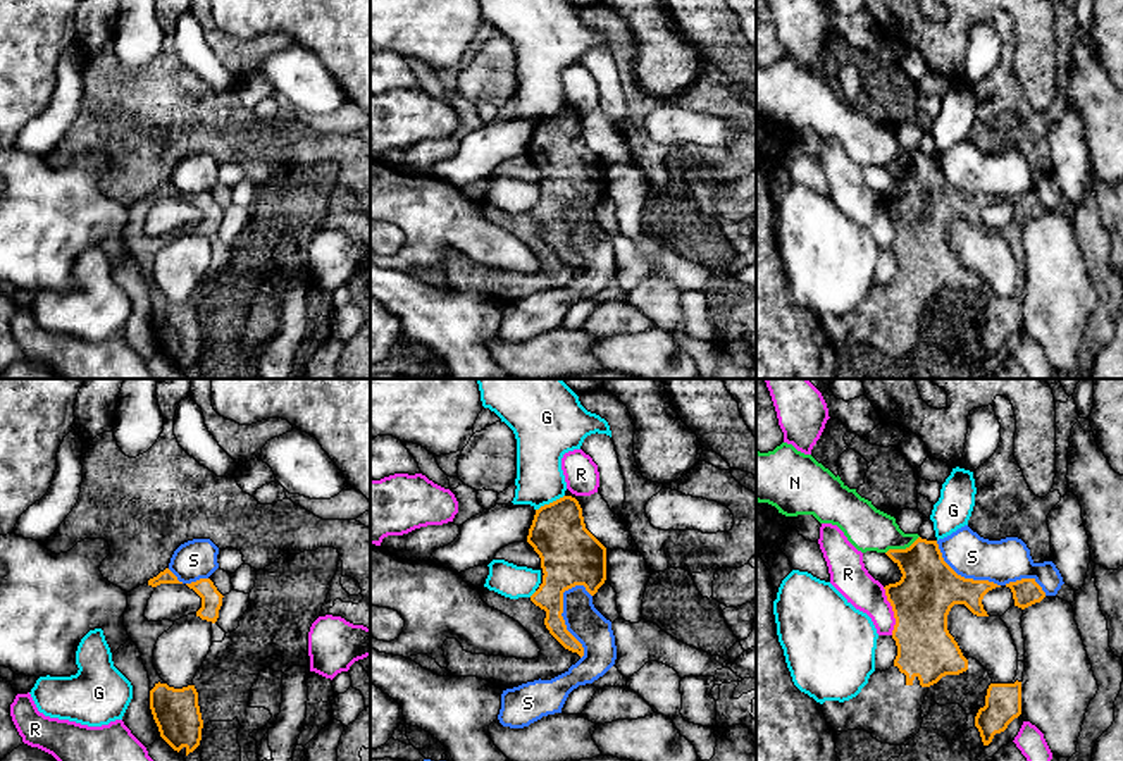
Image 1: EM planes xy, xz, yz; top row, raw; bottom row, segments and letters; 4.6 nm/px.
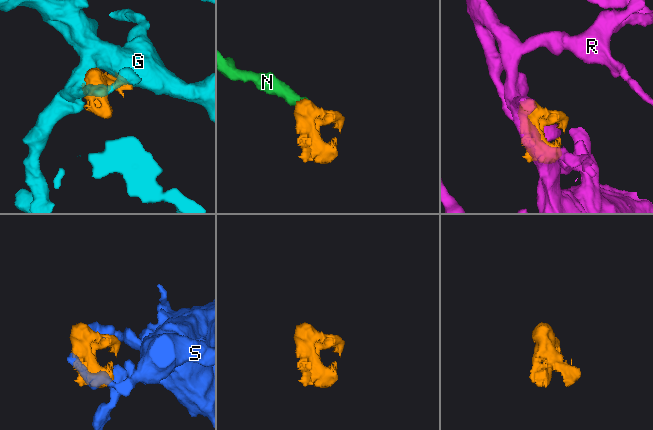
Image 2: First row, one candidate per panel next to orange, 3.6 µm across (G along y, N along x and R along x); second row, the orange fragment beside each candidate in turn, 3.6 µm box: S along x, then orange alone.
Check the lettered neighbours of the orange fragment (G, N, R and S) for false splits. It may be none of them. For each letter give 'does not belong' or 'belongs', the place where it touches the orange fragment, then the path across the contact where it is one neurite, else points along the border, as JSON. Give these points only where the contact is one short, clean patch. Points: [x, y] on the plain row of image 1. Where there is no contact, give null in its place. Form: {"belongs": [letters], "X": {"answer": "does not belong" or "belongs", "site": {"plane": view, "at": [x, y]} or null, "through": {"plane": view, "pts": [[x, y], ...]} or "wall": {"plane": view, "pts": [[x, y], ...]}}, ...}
{"belongs": [], "G": {"answer": "does not belong", "site": {"plane": "xz", "at": [550, 117]}}, "N": {"answer": "does not belong", "site": {"plane": "yz", "at": [901, 164]}, "wall": {"plane": "yz", "pts": [[918, 150], [908, 160], [891, 162], [886, 167]]}}, "R": {"answer": "does not belong", "site": {"plane": "yz", "at": [893, 224]}}, "S": {"answer": "does not belong", "site": {"plane": "xz", "at": [564, 235]}}}

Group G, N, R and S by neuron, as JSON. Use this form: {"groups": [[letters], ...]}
{"groups": [["G"], ["N", "S"], ["R"]]}

